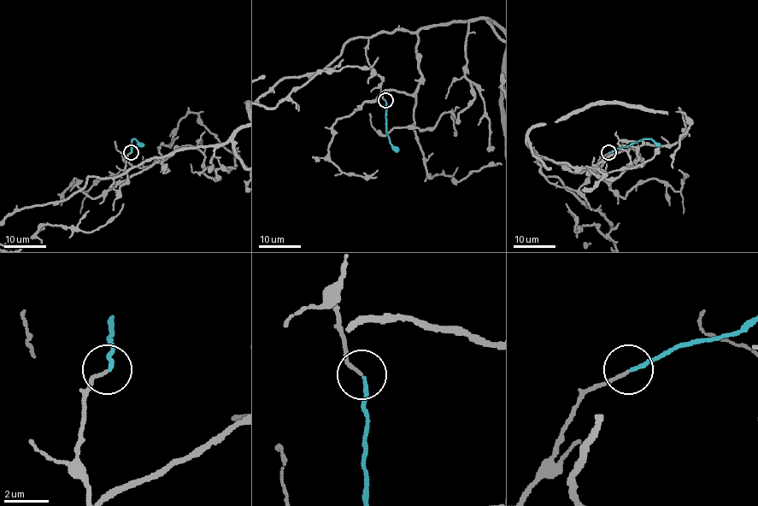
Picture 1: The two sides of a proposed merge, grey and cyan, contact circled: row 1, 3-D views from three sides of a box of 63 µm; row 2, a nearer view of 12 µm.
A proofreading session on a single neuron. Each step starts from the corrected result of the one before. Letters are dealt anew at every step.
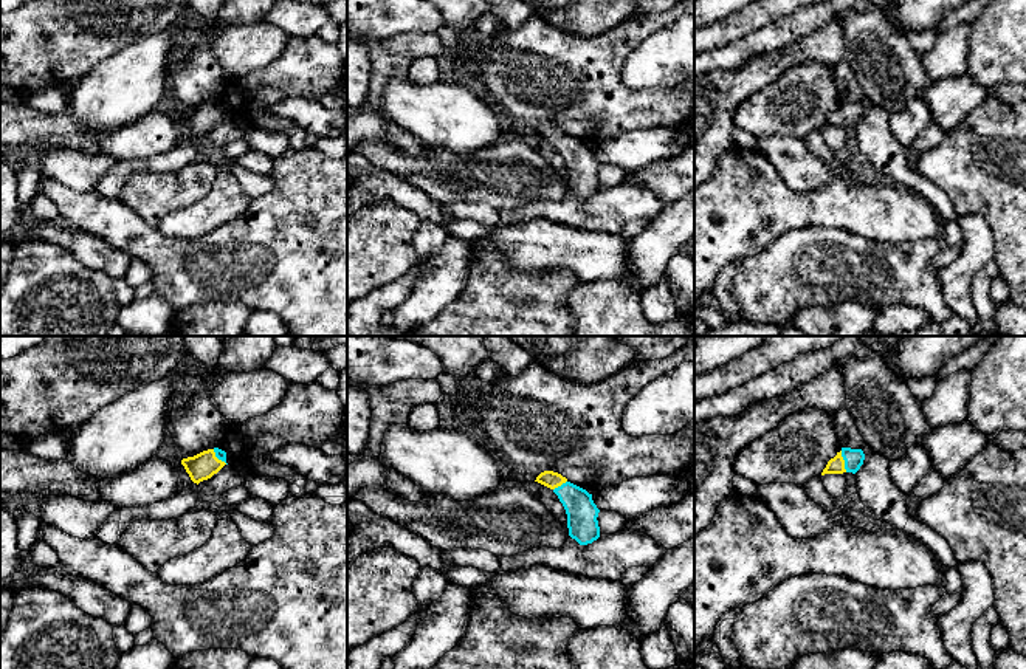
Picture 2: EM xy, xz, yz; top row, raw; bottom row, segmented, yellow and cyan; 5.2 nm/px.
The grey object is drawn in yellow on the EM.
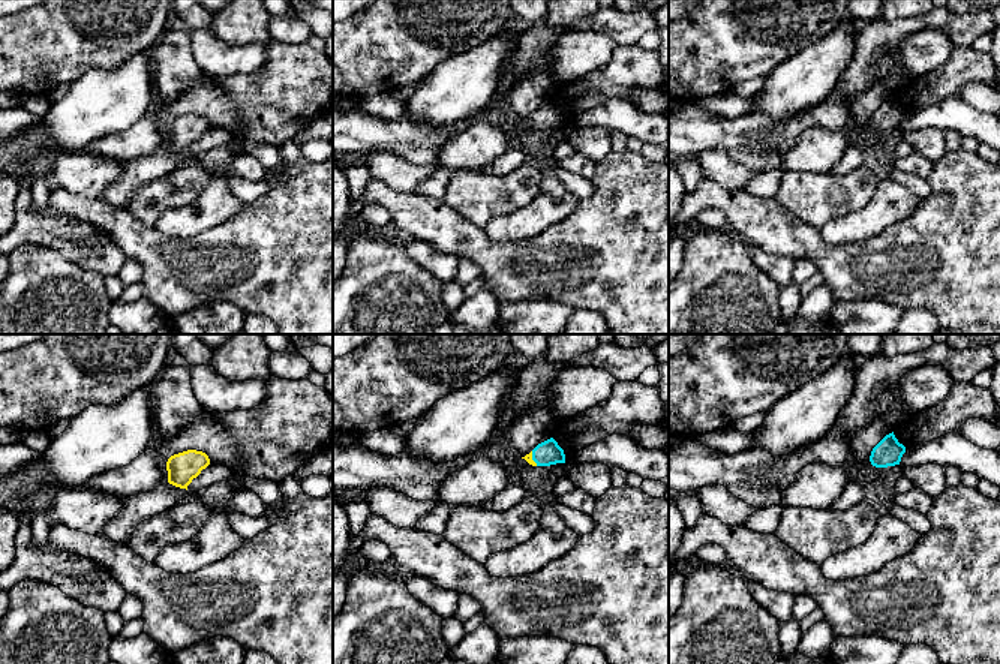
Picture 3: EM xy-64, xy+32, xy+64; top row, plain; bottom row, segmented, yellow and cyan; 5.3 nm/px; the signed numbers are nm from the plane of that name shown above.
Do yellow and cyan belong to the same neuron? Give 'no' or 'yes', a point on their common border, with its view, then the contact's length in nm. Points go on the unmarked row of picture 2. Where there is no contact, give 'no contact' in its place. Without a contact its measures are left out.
yes; meets yellow in yz at (843, 115); contact 120 nm long

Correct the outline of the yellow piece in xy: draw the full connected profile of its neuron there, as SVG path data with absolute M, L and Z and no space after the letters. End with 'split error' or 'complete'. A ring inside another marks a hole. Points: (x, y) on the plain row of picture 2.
M219 101L208 102L194 110L183 112L181 118L184 119L191 133L198 138L200 135L211 132L225 118L228 118L226 105Z; split error

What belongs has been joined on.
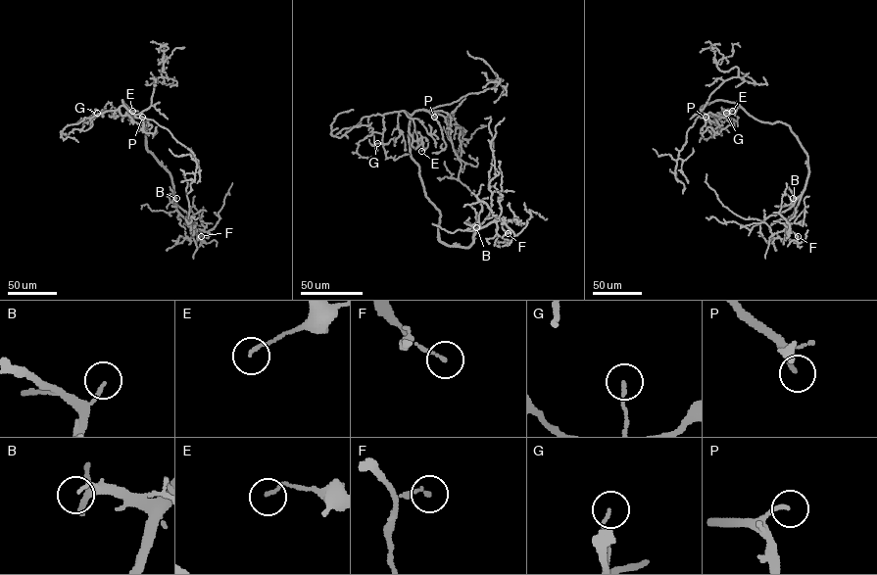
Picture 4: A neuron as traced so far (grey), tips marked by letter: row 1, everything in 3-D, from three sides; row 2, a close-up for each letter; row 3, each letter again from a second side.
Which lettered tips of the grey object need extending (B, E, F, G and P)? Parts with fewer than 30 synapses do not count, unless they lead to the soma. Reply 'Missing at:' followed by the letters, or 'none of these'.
Missing at: P

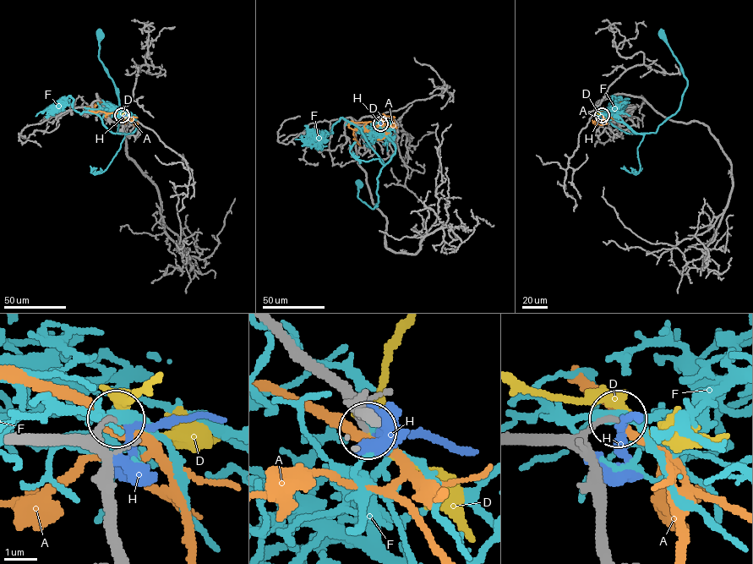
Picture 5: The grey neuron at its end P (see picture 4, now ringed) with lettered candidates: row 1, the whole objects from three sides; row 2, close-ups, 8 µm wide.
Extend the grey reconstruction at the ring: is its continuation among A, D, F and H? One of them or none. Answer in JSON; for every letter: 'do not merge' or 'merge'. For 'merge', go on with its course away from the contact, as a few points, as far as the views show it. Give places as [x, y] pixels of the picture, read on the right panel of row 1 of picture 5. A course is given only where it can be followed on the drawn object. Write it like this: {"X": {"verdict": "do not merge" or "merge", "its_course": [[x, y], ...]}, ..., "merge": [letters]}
{"A": {"verdict": "do not merge"}, "D": {"verdict": "do not merge"}, "F": {"verdict": "do not merge"}, "H": {"verdict": "do not merge"}, "merge": []}

